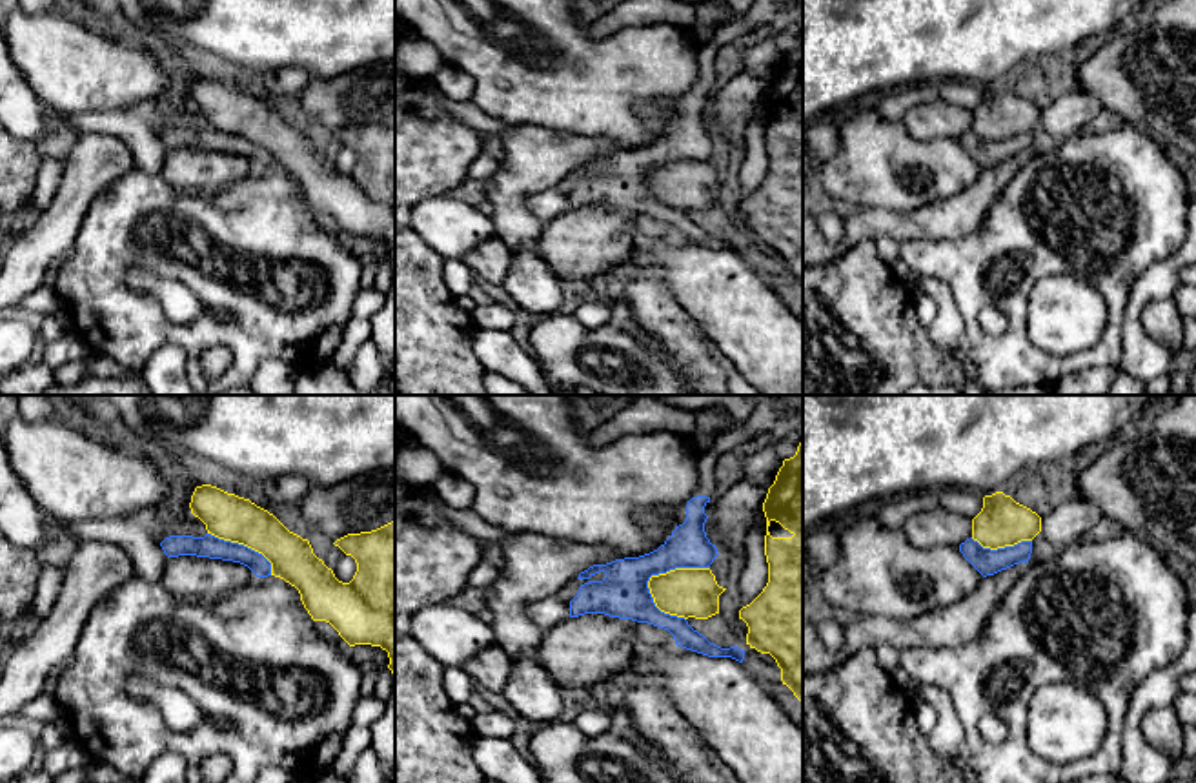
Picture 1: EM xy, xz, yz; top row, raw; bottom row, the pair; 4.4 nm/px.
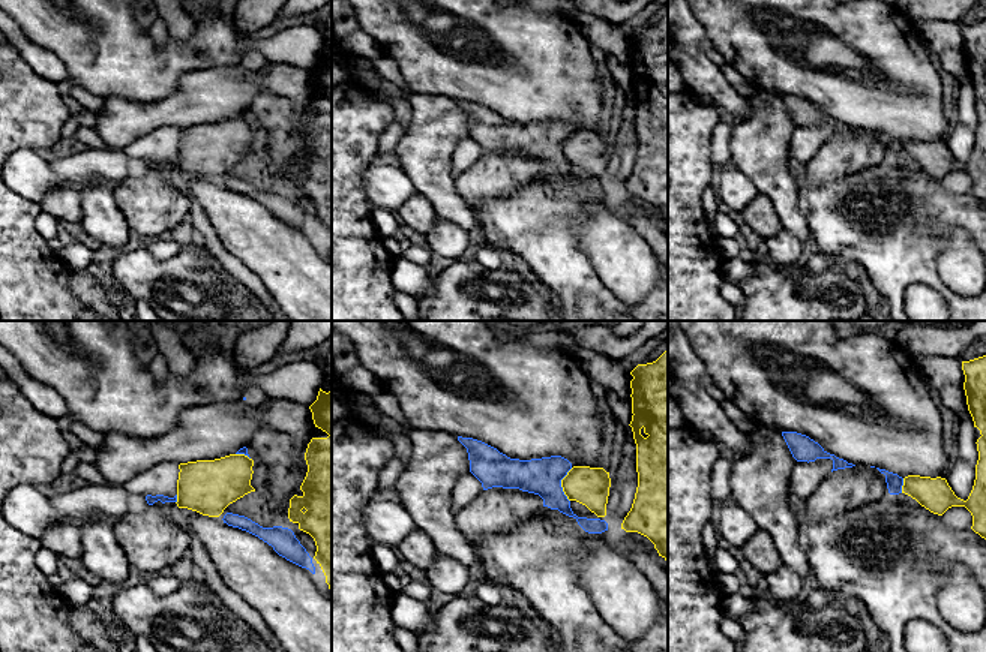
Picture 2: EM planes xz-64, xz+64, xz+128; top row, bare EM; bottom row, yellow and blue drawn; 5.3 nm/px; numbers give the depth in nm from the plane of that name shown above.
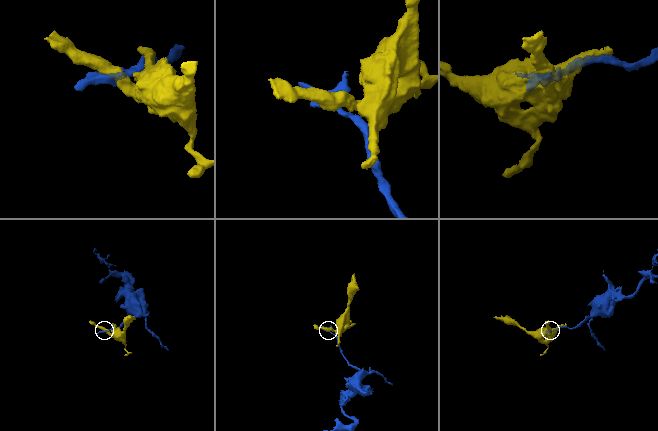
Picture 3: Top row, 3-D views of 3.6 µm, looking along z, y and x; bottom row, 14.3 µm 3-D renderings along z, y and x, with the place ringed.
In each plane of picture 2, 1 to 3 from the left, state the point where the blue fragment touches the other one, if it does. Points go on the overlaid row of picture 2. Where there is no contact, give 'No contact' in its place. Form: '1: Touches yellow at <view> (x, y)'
1: Touches yellow at xz-64 (177, 499)
2: Touches yellow at xz+64 (562, 484)
3: Touches yellow at xz+128 (902, 486)

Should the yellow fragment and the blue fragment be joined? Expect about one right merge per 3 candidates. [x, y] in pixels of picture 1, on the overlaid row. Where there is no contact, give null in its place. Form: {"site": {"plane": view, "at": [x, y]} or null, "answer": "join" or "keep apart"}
{"site": {"plane": "xz", "at": [667, 572]}, "answer": "keep apart"}

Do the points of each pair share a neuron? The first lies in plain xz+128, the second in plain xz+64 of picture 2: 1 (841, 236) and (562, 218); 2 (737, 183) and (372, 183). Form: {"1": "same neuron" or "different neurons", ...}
{"1": "same neuron", "2": "same neuron"}

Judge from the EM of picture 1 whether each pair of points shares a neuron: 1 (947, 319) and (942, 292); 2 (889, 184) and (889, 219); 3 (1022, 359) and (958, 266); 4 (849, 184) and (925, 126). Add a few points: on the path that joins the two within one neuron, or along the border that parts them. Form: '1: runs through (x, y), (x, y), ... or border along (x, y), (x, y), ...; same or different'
1: runs through (947, 312), (943, 299); same
2: border along (931, 201), (903, 212), (880, 206), (849, 210); different
3: runs through (994, 352), (971, 328), (971, 294); same
4: border along (902, 121), (918, 139), (954, 139); different

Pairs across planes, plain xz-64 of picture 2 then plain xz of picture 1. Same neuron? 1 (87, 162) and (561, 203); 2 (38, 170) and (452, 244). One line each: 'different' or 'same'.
1: same
2: same

